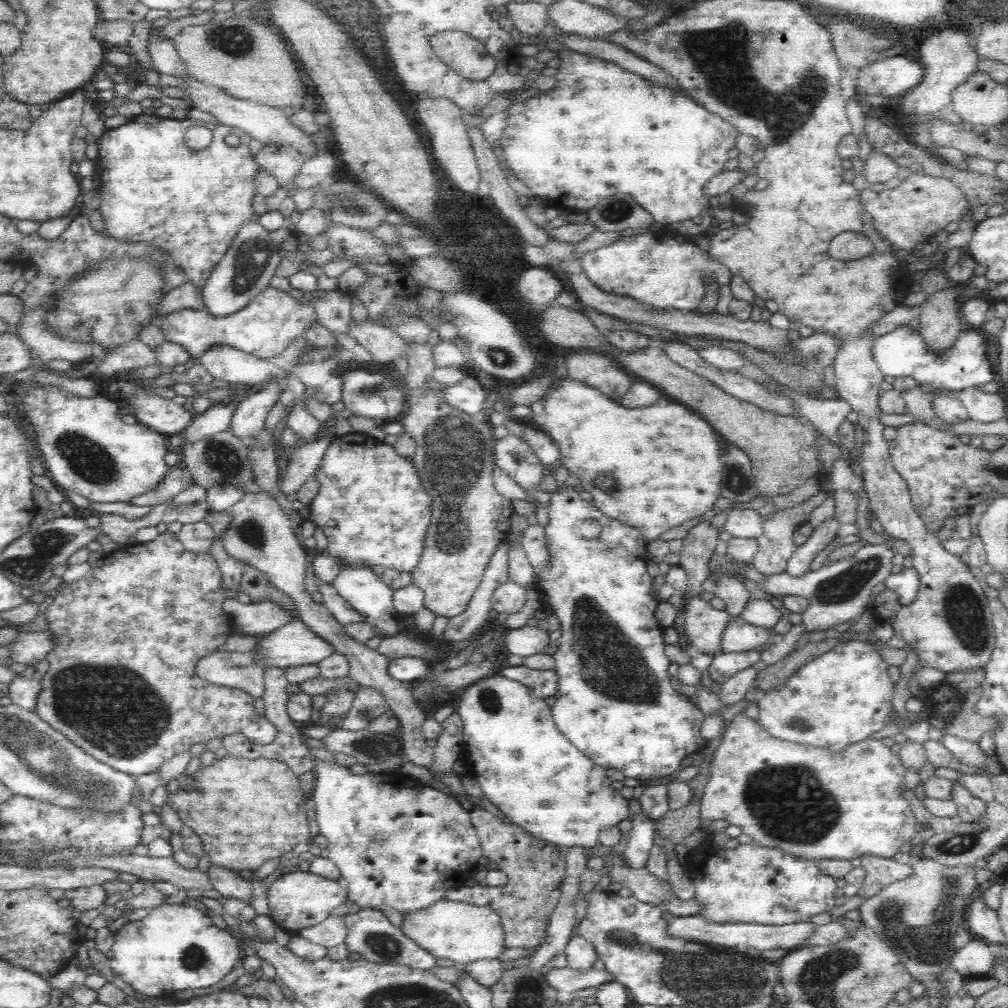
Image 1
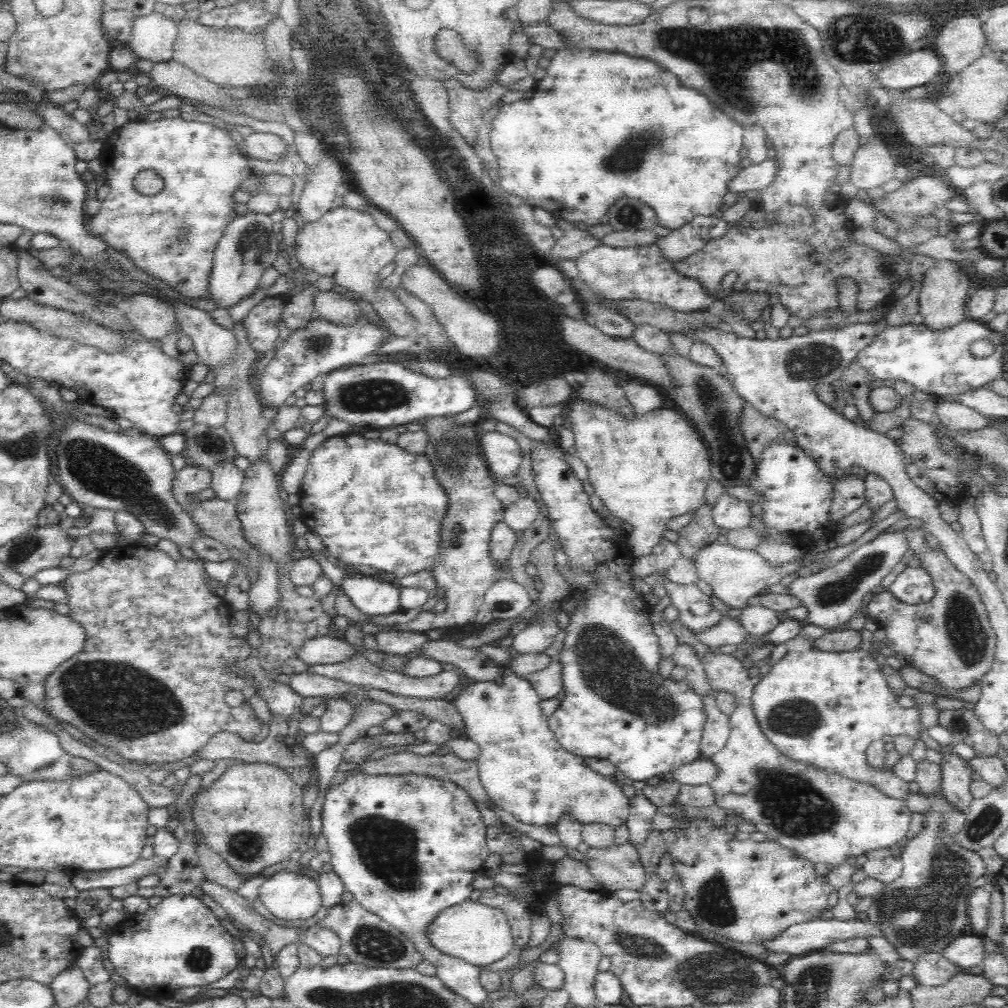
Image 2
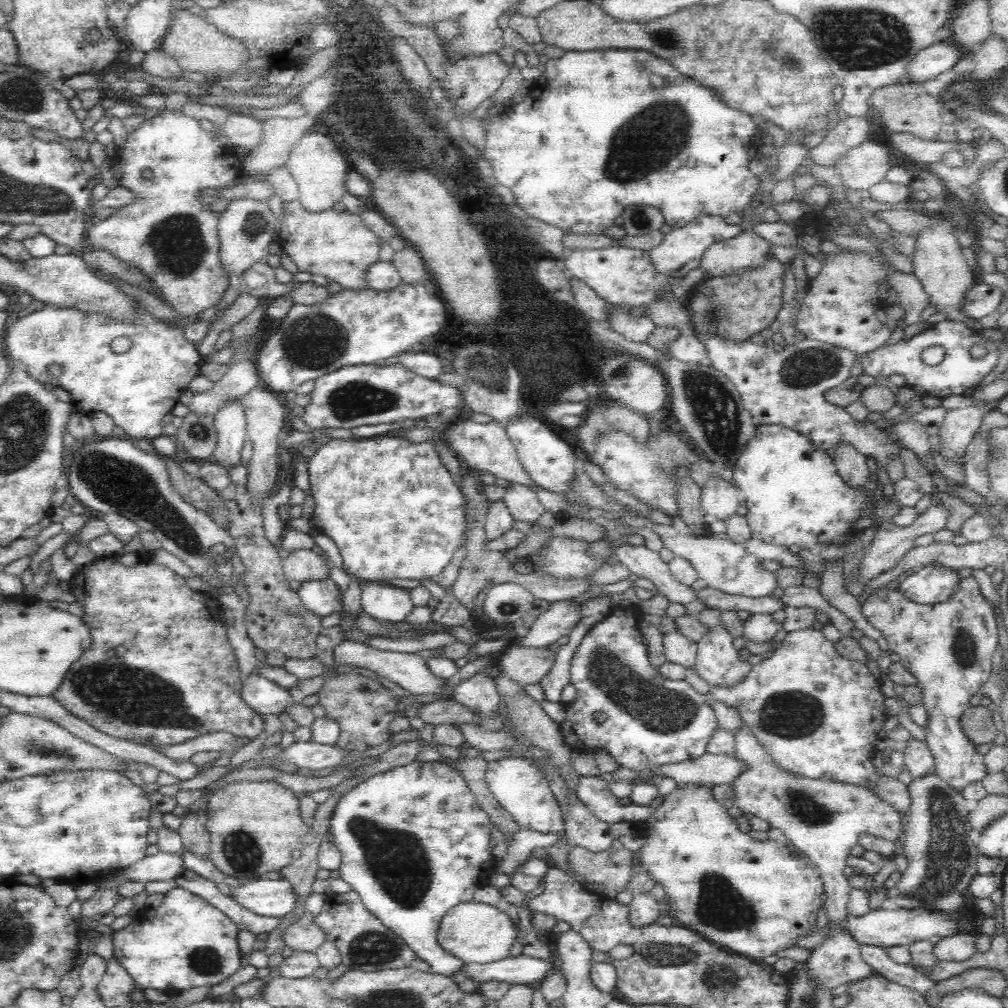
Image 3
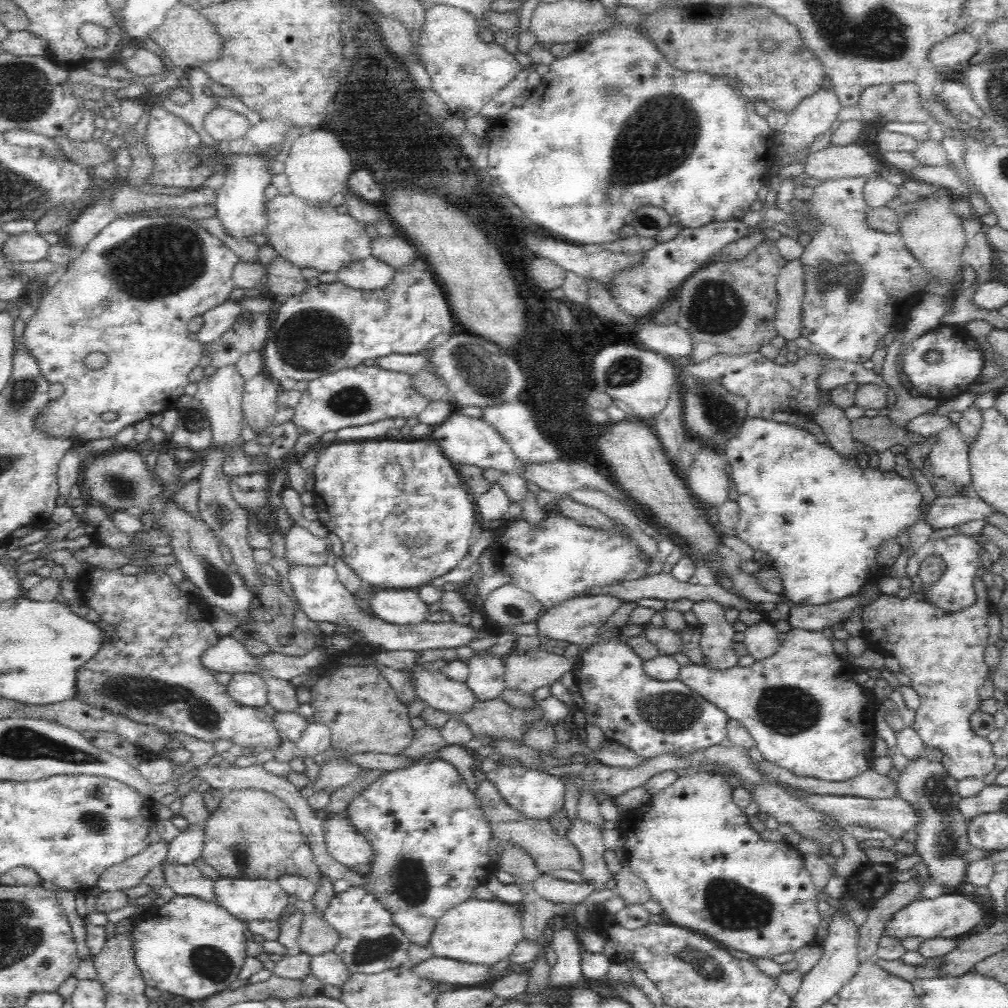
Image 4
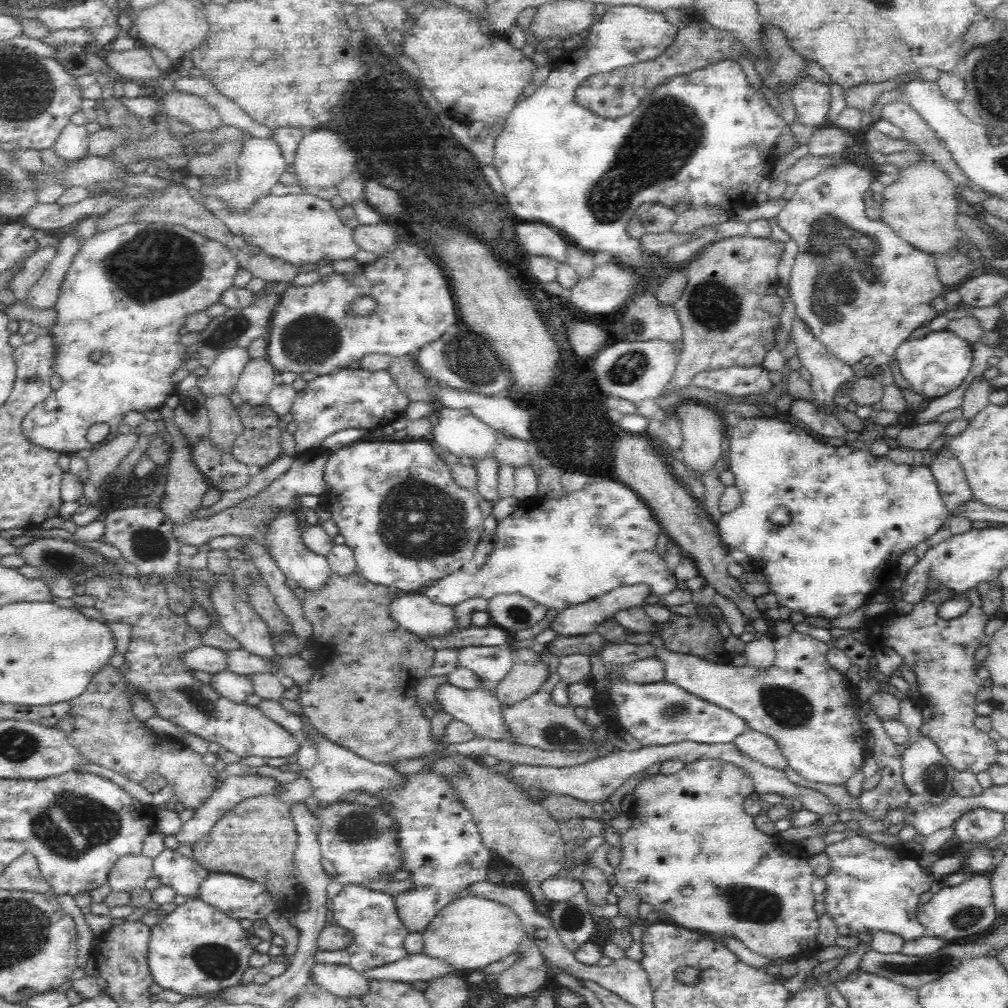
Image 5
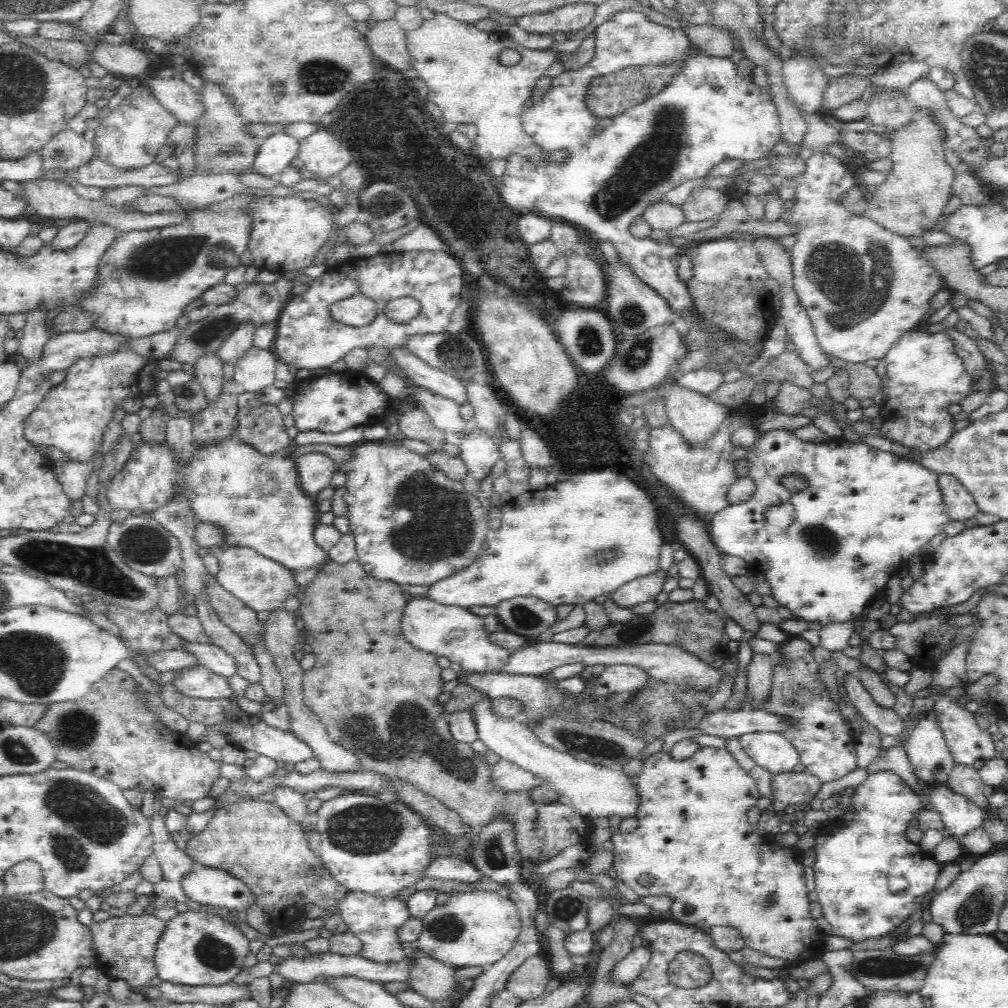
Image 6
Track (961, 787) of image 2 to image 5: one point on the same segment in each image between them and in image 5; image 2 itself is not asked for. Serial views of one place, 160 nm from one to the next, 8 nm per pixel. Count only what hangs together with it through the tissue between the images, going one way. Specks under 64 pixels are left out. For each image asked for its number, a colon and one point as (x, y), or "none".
3: (947, 647)
4: (942, 654)
5: (940, 652)

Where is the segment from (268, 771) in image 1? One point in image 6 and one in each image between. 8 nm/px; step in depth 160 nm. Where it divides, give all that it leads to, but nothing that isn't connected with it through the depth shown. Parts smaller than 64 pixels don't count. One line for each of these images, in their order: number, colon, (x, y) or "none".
2: (251, 816)
3: (254, 827)
4: (253, 834)
5: (257, 840)
6: (255, 841)

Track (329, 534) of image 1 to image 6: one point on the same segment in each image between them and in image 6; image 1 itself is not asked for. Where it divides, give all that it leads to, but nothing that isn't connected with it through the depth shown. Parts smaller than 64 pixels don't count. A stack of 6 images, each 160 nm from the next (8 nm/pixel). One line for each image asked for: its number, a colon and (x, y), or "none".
2: (373, 504)
3: (392, 508)
4: (401, 529)
5: (396, 504)
6: (388, 486)

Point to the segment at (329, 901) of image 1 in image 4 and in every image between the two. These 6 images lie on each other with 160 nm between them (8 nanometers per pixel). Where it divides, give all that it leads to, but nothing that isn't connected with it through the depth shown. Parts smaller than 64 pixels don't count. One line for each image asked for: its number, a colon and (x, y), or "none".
2: (287, 896)
3: (272, 898)
4: (246, 899)

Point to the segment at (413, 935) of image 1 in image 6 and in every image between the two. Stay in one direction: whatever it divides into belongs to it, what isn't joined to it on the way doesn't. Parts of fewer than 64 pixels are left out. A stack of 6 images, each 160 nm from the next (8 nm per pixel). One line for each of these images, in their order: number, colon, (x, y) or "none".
2: (479, 934)
3: (473, 932)
4: (484, 932)
5: (470, 933)
6: (478, 928)

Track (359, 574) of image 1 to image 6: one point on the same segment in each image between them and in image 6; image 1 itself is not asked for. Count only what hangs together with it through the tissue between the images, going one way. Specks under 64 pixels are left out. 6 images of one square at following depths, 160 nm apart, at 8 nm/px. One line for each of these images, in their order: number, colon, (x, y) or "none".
2: (374, 597)
3: (383, 602)
4: (403, 607)
5: (416, 613)
6: (457, 634)

